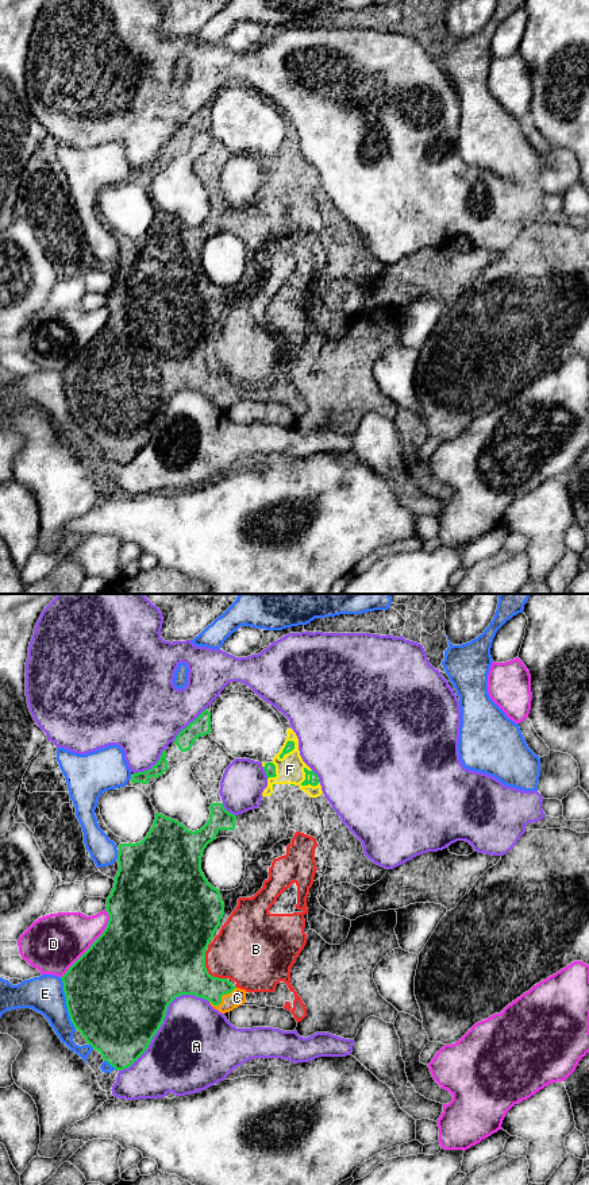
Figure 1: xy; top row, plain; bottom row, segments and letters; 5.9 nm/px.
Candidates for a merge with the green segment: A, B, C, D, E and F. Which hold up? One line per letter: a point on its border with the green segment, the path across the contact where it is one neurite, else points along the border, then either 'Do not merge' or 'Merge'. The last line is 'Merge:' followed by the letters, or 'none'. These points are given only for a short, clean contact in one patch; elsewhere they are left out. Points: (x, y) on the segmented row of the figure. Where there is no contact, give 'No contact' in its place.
A: Touches green at xy (162, 1021). Do not merge
B: Touches green at xy (207, 971). Merge
C: Touches green at xy (220, 998). Merge
D: Touches green at xy (92, 944). Do not merge
E: Touches green at xy (66, 1003). Do not merge
F: Touches green at xy (303, 784). Merge
Merge: B, C, F

